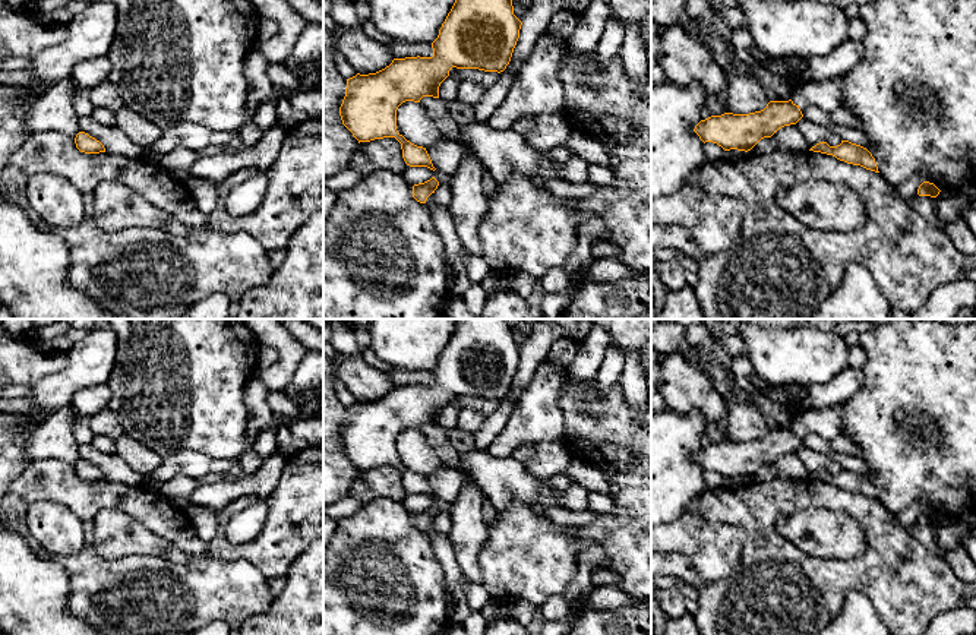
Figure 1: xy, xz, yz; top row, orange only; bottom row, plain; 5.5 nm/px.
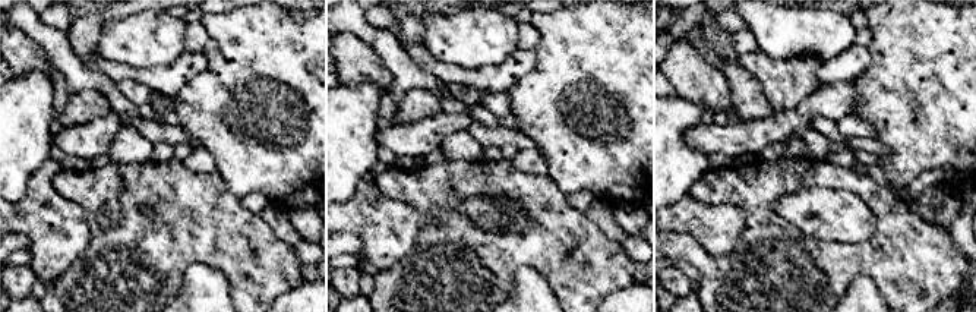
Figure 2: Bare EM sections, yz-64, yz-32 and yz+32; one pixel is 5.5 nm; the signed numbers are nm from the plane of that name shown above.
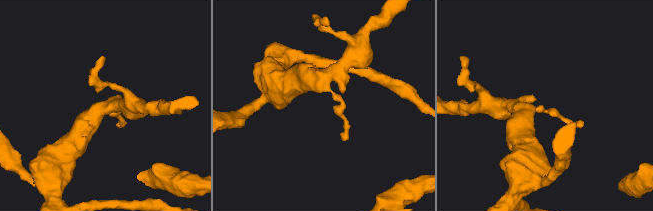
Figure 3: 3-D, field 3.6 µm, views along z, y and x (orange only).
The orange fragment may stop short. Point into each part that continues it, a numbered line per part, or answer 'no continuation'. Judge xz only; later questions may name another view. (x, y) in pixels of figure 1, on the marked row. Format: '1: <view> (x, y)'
no continuation

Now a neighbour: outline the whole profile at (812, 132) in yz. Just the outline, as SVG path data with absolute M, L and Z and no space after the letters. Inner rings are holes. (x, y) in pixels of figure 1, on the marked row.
M802 117L796 123L797 129L803 135L808 149L815 146L819 142L827 142L830 135L837 135L841 140L849 140L852 143L868 148L871 145L871 138L860 129L853 129L847 126L831 124L818 124L806 117Z

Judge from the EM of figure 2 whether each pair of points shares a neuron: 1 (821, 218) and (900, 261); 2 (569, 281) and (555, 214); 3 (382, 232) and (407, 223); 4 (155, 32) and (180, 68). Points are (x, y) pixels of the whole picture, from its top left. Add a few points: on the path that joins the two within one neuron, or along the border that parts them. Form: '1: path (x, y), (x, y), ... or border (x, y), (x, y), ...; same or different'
1: border (877, 218), (877, 230), (868, 239), (828, 240); different
2: path (569, 265), (562, 255), (562, 243), (556, 230); same
3: path (388, 229), (401, 223); same
4: border (183, 50), (169, 65), (141, 68); different

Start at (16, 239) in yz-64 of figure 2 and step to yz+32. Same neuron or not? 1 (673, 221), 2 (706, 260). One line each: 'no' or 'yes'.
1: no
2: yes

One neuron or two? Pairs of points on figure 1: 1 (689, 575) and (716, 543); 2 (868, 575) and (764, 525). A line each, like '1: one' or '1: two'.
1: two
2: one

